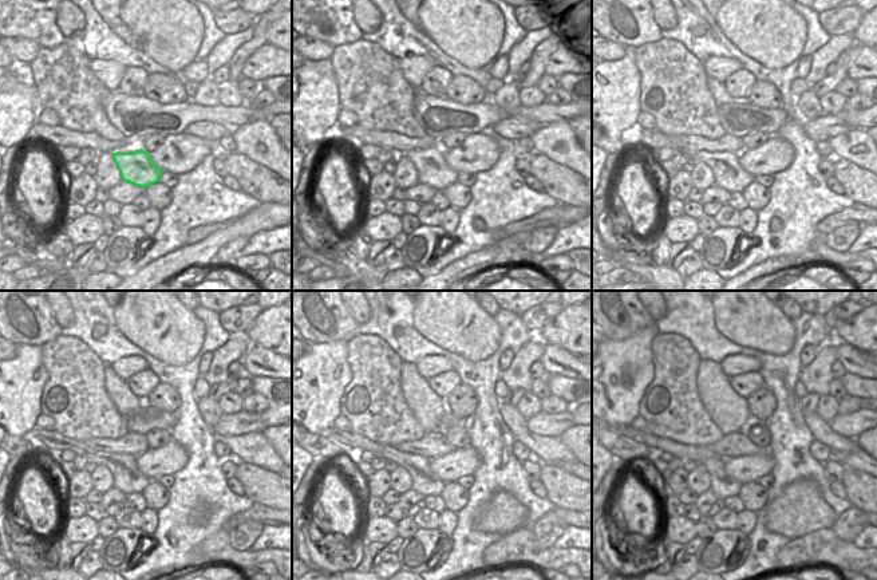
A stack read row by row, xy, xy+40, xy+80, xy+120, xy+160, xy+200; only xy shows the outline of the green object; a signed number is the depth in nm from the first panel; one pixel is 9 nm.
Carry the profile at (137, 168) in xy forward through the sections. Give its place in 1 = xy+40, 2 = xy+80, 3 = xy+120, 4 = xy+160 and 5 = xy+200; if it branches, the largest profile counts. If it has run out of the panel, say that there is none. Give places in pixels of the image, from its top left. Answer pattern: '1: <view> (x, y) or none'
1: xy+40 (433, 169)
2: xy+80 (727, 173)
3: xy+120 (127, 478)
4: xy+160 (423, 481)
5: xy+200 (722, 485)

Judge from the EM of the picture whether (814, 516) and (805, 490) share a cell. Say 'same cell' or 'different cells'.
same cell

